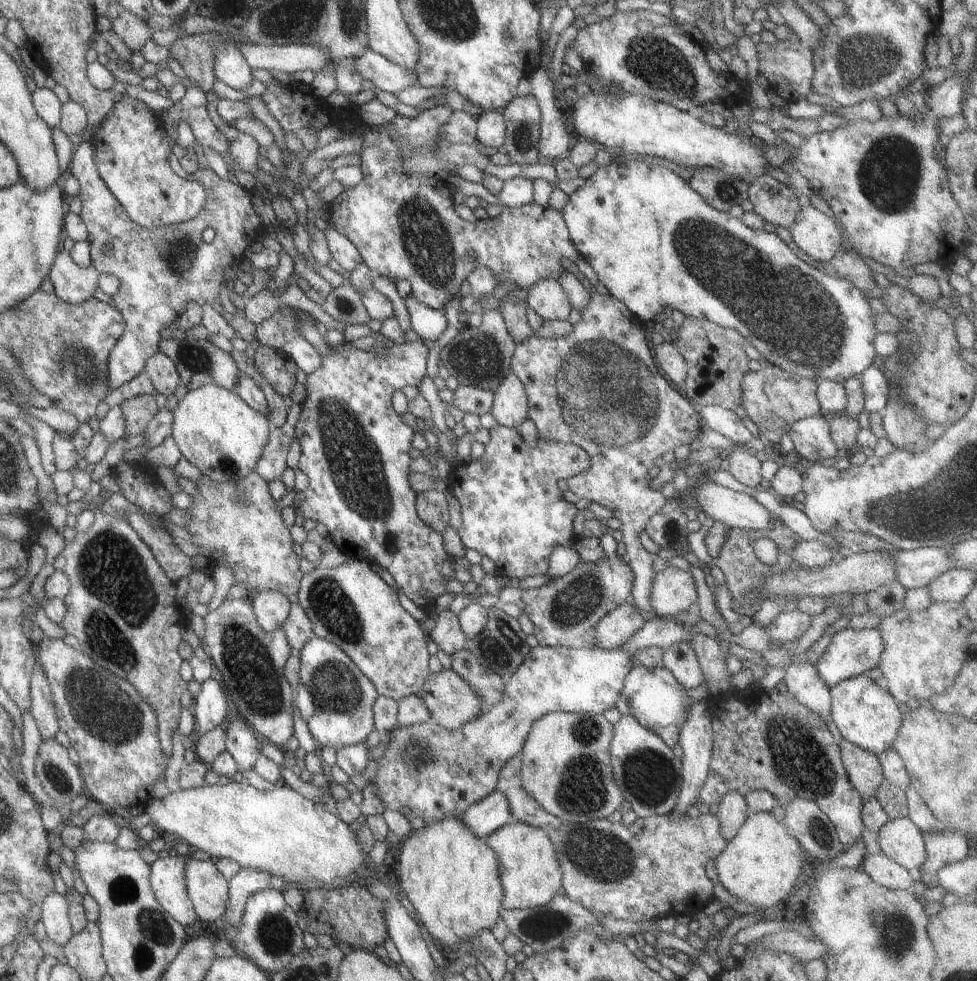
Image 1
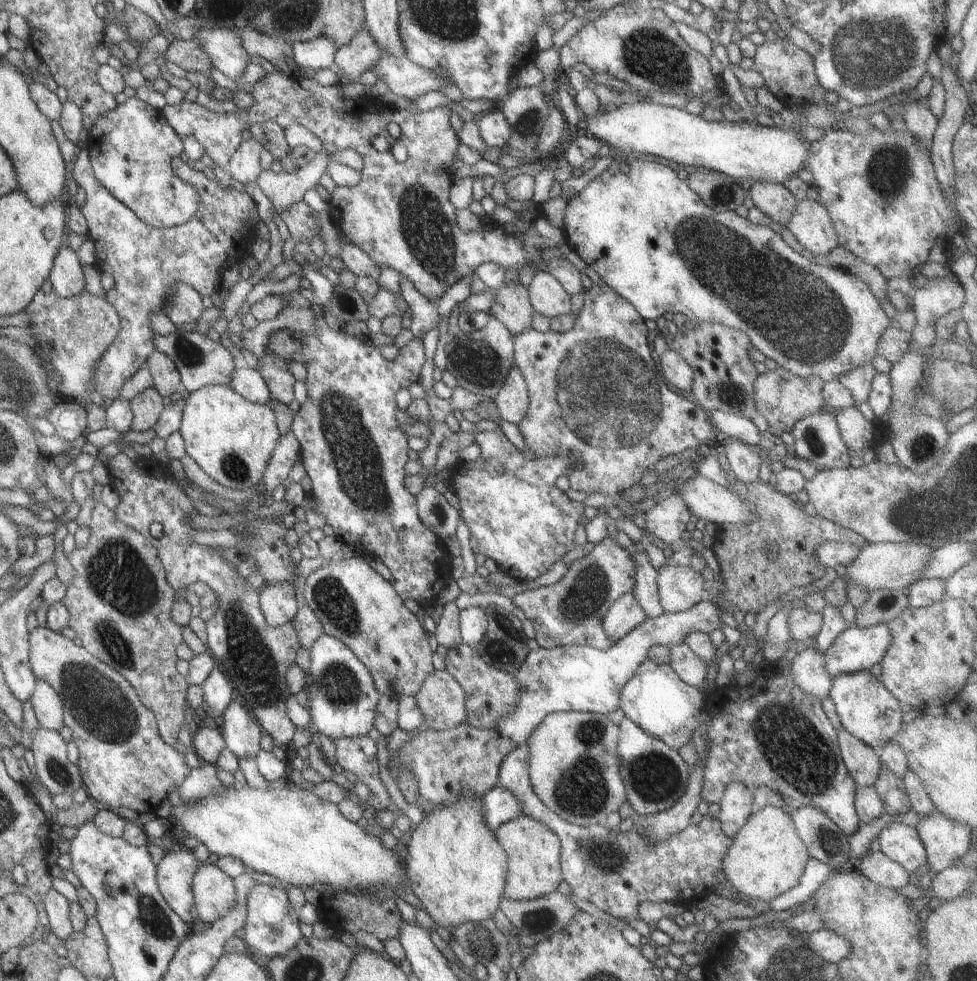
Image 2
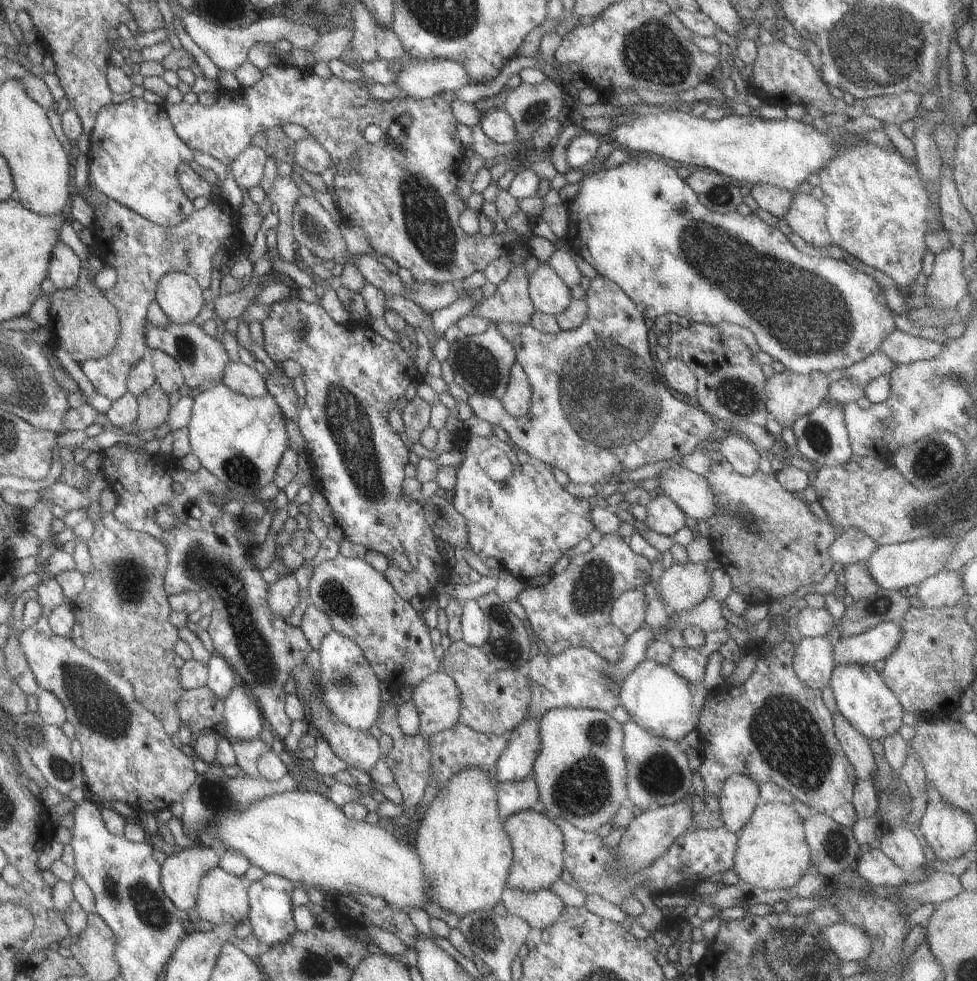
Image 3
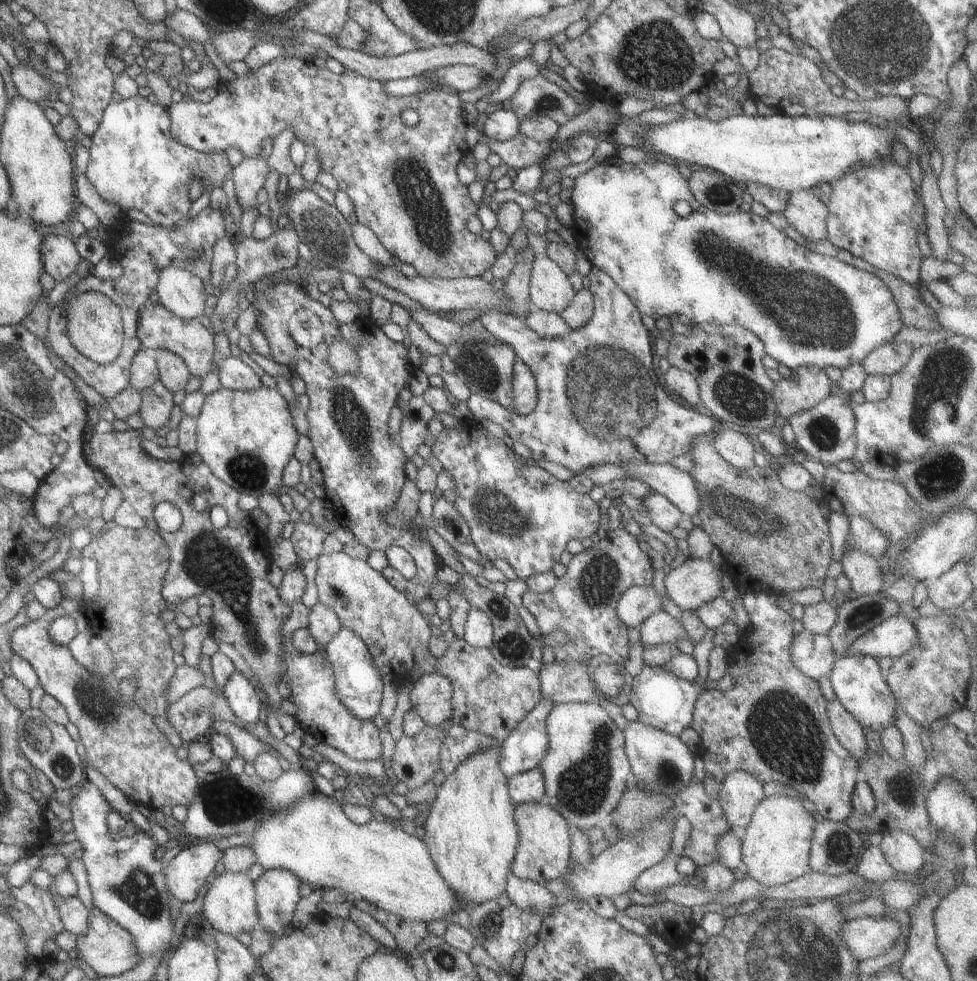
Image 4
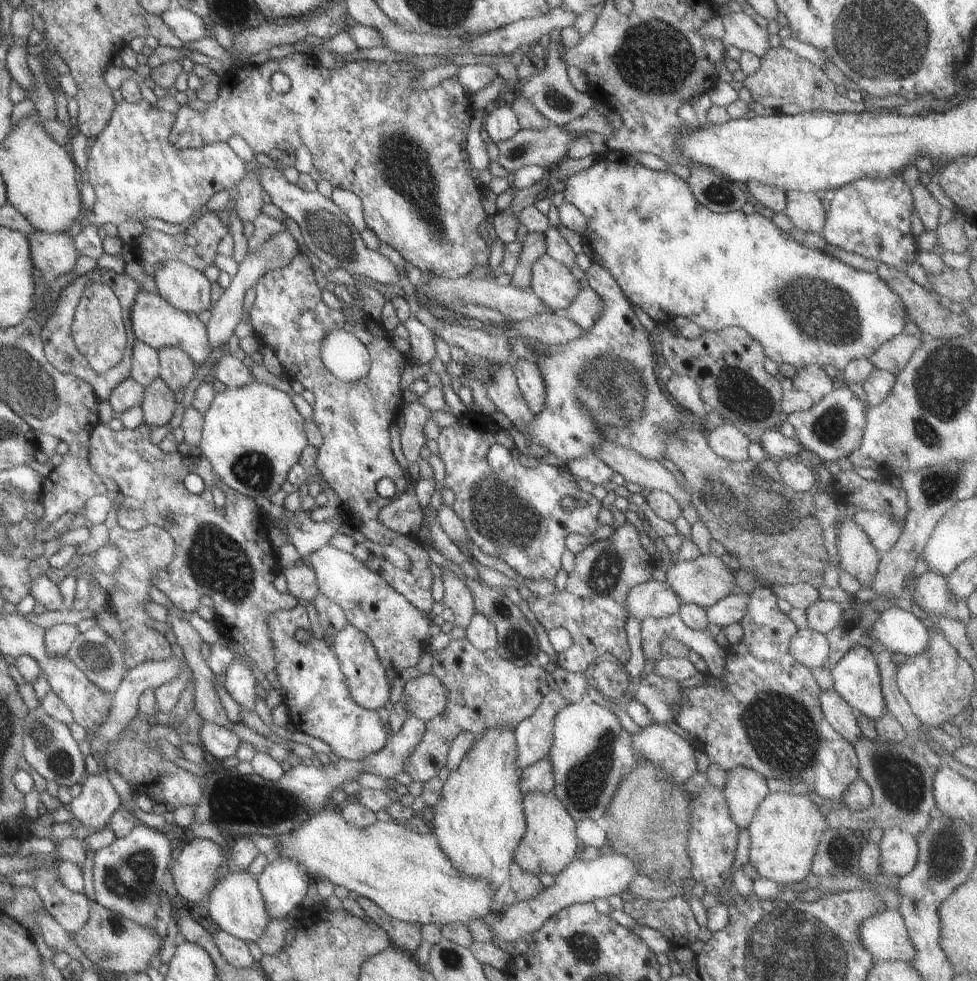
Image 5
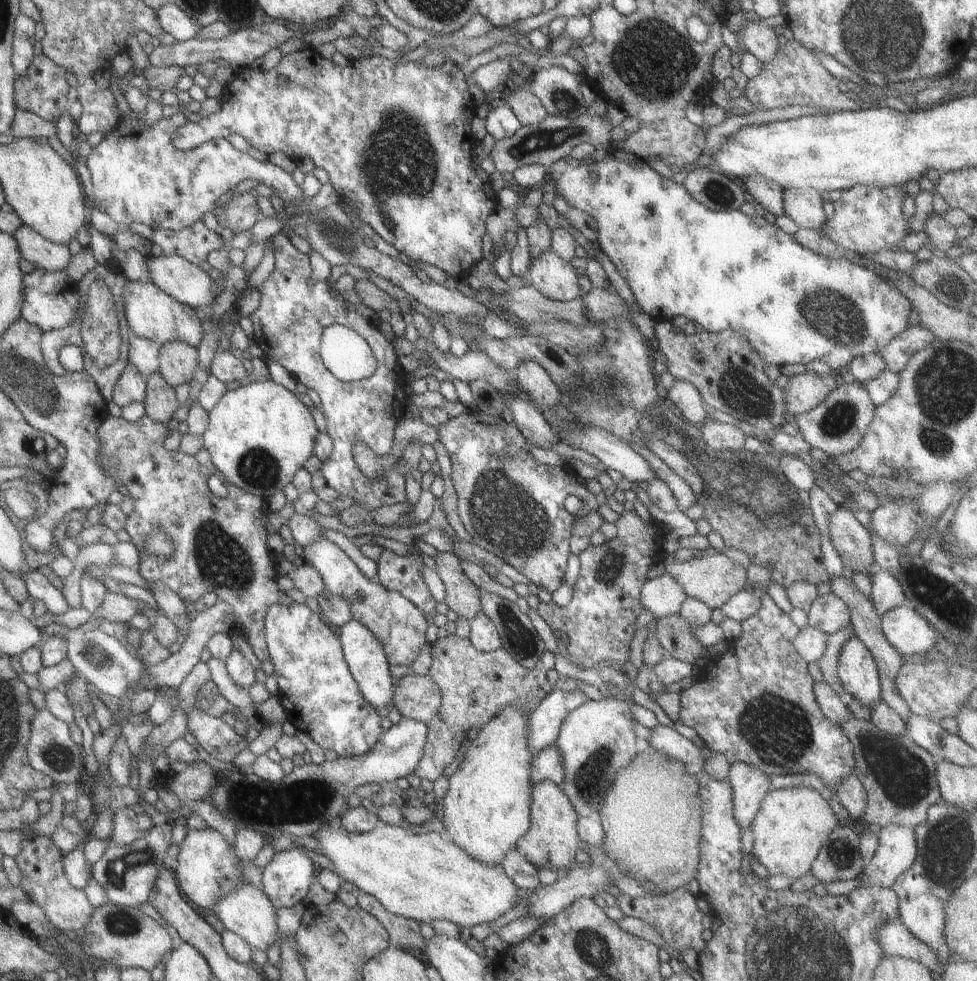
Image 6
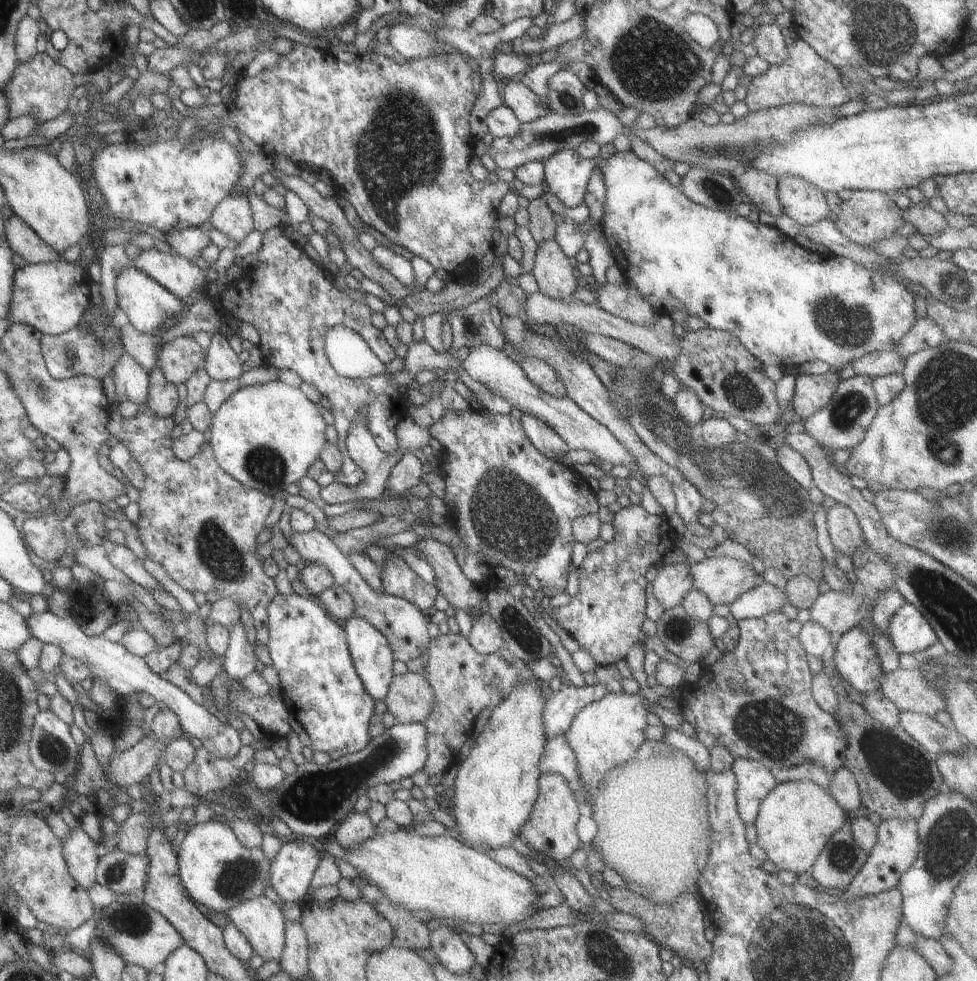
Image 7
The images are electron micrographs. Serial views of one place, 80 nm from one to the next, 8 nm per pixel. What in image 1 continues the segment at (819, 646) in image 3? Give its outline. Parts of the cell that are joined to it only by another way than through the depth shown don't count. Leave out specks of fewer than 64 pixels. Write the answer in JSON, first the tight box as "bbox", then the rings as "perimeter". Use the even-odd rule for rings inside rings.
{"bbox":[781,661,830,724],"perimeter":[[[791,661],[781,682],[787,693],[819,715],[826,724],[830,712],[830,688],[817,676],[814,664]]]}

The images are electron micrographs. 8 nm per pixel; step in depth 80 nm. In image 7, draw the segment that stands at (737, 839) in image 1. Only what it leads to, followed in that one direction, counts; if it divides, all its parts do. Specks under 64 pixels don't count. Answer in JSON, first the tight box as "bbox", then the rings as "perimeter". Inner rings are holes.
{"bbox":[753,780,848,875],"perimeter":[[[810,780],[777,783],[759,803],[753,826],[757,832],[756,844],[765,852],[765,860],[773,862],[777,869],[790,870],[796,875],[809,870],[821,852],[827,839],[848,819],[847,813],[833,800],[823,787]]]}

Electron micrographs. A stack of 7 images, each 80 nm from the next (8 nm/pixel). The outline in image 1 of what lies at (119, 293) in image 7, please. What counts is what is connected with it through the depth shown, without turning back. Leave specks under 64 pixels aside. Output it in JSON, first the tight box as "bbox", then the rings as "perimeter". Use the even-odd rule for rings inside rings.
{"bbox":[158,338,239,391],"perimeter":[[[160,338],[158,340],[158,350],[173,361],[180,378],[180,384],[184,386],[186,391],[209,383],[231,391],[236,383],[236,378],[239,376],[238,368],[229,353],[219,349],[207,339]]]}

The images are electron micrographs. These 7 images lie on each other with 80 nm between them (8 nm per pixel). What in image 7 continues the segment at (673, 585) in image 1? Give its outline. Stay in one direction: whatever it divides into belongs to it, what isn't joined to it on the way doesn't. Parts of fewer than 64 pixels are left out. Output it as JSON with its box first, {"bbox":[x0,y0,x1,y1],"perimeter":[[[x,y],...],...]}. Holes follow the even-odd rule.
{"bbox":[688,554,761,605],"perimeter":[[[707,554],[697,564],[688,564],[692,588],[702,592],[714,605],[733,602],[761,580],[751,562]]]}

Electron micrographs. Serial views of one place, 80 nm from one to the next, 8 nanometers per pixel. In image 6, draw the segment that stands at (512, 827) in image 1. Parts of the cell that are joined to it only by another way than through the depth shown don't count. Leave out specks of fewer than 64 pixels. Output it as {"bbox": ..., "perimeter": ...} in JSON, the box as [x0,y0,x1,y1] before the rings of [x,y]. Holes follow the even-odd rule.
{"bbox":[514,781,583,870],"perimeter":[[[539,781],[532,786],[530,802],[530,819],[527,830],[517,839],[514,850],[520,852],[520,855],[532,865],[535,864],[536,870],[542,868],[567,868],[574,861],[577,849],[583,848],[576,833],[576,822],[578,816],[567,796],[563,794],[558,784],[551,781]]]}

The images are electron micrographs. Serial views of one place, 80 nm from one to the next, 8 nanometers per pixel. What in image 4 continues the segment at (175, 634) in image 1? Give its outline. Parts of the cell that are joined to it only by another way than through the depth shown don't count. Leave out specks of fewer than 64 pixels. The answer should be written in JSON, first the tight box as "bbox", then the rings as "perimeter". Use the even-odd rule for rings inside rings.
{"bbox":[77,520,175,717],"perimeter":[[[113,520],[105,522],[101,530],[94,535],[90,542],[80,550],[85,558],[93,559],[97,563],[96,596],[87,604],[82,603],[77,611],[87,618],[88,628],[91,629],[100,641],[105,642],[107,650],[111,652],[111,679],[114,682],[123,678],[133,678],[135,692],[133,700],[140,710],[147,712],[151,717],[167,716],[167,682],[171,680],[175,671],[175,664],[172,662],[174,651],[169,645],[171,636],[164,630],[165,623],[159,618],[159,614],[165,610],[165,600],[161,597],[161,584],[164,573],[168,568],[168,548],[161,539],[160,534],[149,530],[149,528],[131,529],[115,525]]]}

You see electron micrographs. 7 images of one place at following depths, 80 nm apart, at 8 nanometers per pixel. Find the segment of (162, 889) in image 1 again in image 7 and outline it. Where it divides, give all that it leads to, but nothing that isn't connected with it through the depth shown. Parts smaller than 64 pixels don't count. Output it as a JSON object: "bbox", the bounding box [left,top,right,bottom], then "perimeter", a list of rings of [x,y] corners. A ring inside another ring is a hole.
{"bbox":[176,819,270,913],"perimeter":[[[215,819],[191,825],[179,844],[176,865],[187,896],[216,912],[225,913],[229,907],[263,895],[267,886],[270,886],[270,860],[263,855],[260,846],[244,847],[227,825]]]}

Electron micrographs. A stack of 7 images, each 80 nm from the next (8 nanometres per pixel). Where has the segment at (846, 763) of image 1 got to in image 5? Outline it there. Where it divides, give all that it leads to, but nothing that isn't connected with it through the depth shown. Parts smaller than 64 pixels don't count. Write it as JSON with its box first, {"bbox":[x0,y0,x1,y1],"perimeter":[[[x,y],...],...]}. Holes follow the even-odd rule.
{"bbox":[818,687,861,746],"perimeter":[[[832,687],[827,690],[819,689],[818,699],[821,712],[828,725],[852,746],[852,742],[861,735],[861,732],[855,722],[853,710],[847,701],[842,699]]]}

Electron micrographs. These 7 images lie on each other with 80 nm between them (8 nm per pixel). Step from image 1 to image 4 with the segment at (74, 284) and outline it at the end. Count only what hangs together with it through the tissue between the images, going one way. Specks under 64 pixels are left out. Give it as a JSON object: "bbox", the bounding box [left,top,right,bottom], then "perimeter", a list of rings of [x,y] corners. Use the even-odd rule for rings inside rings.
{"bbox":[41,235,80,283],"perimeter":[[[47,235],[41,242],[41,266],[55,283],[66,279],[78,269],[80,257],[74,242],[65,236]]]}

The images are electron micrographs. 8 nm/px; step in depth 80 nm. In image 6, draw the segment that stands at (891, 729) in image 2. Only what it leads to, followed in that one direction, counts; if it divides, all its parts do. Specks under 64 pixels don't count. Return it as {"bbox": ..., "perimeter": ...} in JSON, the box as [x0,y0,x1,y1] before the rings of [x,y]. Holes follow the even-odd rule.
{"bbox":[836,634,880,708],"perimeter":[[[853,634],[842,646],[836,660],[836,677],[845,694],[867,708],[880,700],[880,682],[874,659]]]}

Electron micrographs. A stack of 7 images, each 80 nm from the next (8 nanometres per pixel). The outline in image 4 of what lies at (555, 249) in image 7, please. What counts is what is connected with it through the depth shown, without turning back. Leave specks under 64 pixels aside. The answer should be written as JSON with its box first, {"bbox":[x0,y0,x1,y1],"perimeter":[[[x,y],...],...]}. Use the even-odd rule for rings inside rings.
{"bbox":[519,225,575,314],"perimeter":[[[522,225],[519,229],[524,233],[527,246],[533,252],[528,281],[529,303],[534,309],[559,314],[573,299],[575,290],[571,287],[568,276],[544,254],[548,244],[547,234],[530,234]]]}

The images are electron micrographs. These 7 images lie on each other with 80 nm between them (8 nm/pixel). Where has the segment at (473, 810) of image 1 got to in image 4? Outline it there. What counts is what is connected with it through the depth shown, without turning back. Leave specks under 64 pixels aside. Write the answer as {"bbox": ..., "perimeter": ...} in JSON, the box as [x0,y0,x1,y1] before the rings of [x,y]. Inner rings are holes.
{"bbox":[507,765,543,806],"perimeter":[[[536,765],[527,772],[511,776],[507,780],[507,798],[513,806],[519,806],[521,802],[542,801],[543,776],[539,772],[539,766]]]}

